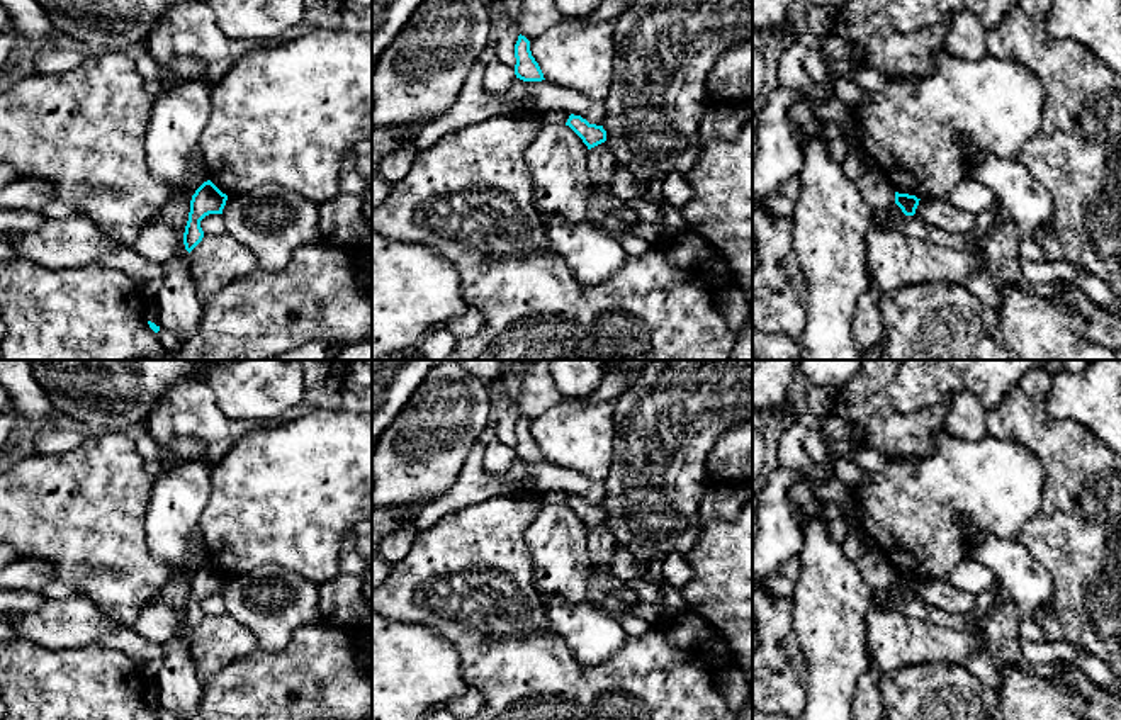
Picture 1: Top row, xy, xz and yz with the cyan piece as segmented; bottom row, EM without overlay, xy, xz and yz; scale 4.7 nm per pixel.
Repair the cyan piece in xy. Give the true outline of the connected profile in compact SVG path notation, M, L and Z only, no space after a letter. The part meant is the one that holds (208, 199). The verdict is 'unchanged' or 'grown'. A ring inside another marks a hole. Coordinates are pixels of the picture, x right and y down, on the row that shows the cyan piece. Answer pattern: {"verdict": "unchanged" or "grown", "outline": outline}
{"verdict": "unchanged", "outline": "M211 180L204 182L190 200L189 221L183 233L185 250L190 253L204 238L200 221L209 214L223 214L228 195Z"}

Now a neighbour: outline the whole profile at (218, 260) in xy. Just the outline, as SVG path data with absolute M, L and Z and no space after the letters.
M228 233L204 236L190 251L190 277L202 301L256 265L255 255Z

